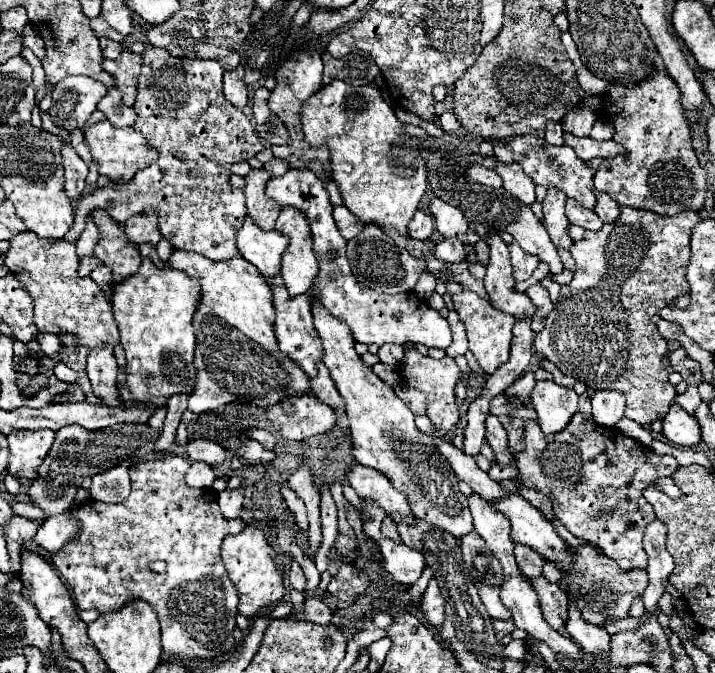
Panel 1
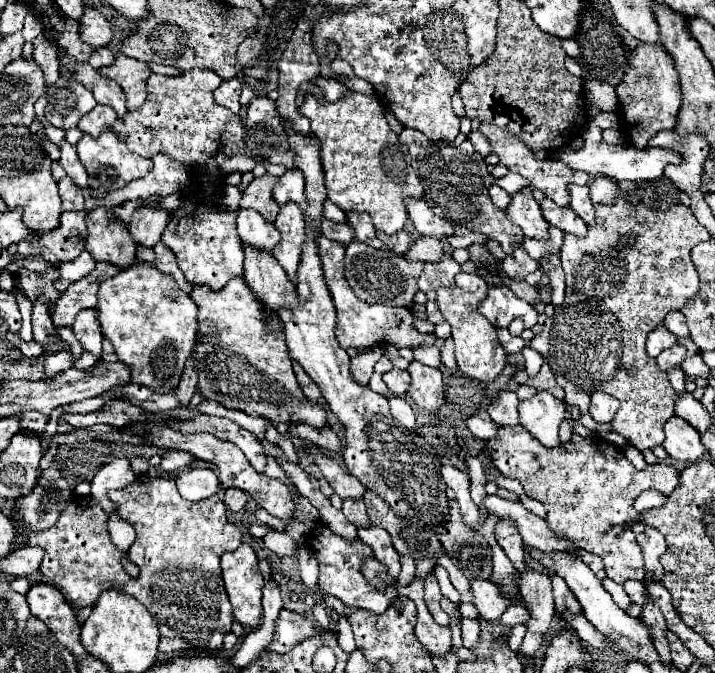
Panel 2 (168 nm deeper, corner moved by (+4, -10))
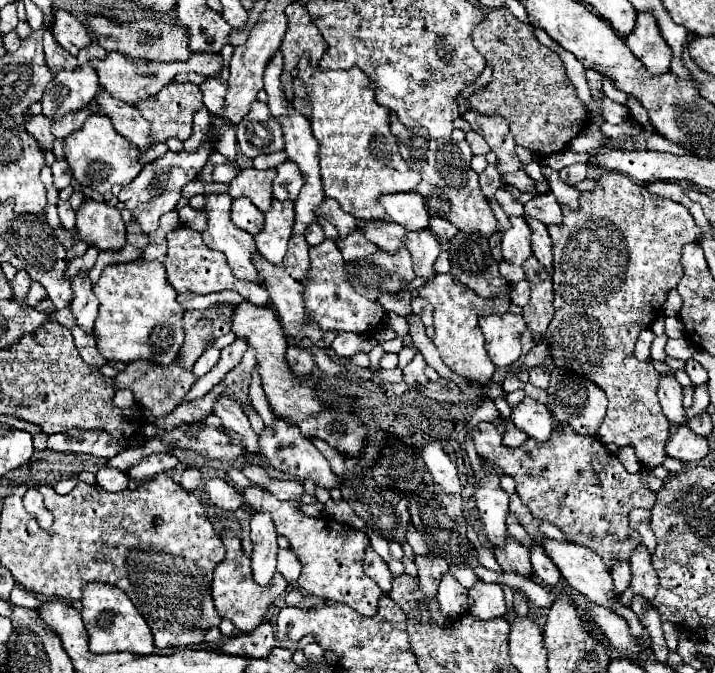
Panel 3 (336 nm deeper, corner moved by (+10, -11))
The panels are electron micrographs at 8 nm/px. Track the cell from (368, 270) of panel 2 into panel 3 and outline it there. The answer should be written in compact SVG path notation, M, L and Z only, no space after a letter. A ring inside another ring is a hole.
M406 247L402 249L402 255L376 251L366 259L346 261L344 271L352 287L372 301L376 301L384 293L398 293L406 289L416 277Z

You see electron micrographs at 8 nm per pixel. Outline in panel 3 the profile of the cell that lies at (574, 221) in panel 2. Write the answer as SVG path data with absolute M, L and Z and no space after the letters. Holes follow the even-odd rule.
M546 191L544 195L536 195L532 197L526 205L524 205L526 215L538 219L544 225L558 225L562 223L562 207L556 201L556 197L552 195L552 191Z

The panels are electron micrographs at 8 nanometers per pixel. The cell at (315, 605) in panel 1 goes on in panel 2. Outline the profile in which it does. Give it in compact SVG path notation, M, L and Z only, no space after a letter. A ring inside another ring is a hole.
M282 610L280 618L276 620L276 630L274 630L272 642L268 644L266 652L284 654L292 646L296 646L298 642L302 642L304 638L308 638L312 634L316 634L312 620L308 620L302 614L290 612L290 610Z

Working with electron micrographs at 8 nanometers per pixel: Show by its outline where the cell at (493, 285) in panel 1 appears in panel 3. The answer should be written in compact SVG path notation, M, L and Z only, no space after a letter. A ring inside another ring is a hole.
M520 313L482 315L480 329L486 337L486 351L496 367L510 367L522 355L518 333L522 333L526 321Z

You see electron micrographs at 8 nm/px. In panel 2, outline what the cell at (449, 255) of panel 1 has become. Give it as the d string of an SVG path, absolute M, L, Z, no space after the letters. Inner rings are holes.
M420 236L412 242L410 250L404 254L406 260L420 260L420 262L438 262L444 252L444 242L428 236Z

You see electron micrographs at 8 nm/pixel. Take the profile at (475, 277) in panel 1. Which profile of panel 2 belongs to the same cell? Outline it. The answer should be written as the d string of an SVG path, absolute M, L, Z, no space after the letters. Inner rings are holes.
M446 252L440 262L426 262L418 278L418 290L438 290L442 286L454 286L454 276L460 272L460 264L454 262L452 254Z

